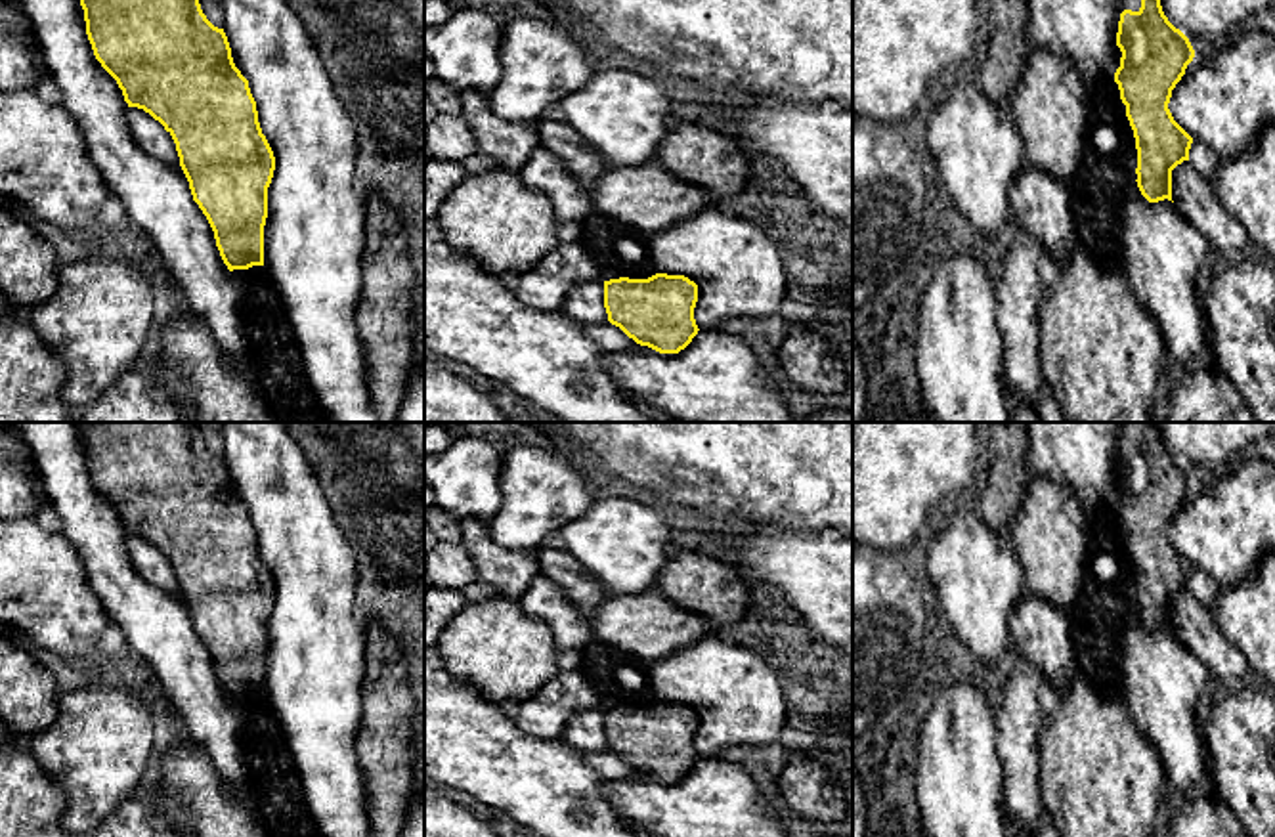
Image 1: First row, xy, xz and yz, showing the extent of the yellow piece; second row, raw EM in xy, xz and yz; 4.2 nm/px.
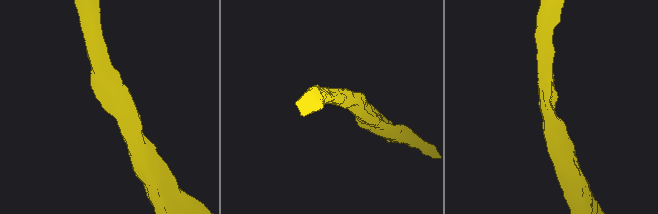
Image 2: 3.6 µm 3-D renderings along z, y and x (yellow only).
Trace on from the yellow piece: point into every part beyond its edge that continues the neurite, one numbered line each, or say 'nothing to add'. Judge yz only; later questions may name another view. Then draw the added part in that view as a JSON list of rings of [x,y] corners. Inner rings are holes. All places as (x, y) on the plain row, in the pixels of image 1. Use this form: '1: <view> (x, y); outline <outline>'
nothing to add

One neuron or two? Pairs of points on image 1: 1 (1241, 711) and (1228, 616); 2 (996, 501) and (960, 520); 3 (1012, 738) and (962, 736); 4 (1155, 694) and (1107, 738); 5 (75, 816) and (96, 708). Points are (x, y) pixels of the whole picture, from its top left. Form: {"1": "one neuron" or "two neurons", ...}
{"1": "two neurons", "2": "two neurons", "3": "two neurons", "4": "two neurons", "5": "one neuron"}

